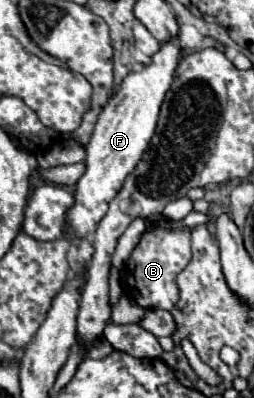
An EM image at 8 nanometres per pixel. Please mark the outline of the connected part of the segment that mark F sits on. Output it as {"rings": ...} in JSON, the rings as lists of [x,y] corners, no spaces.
{"rings":[[[172,39],[160,47],[160,51],[152,57],[150,65],[132,71],[122,81],[118,93],[114,93],[114,97],[106,103],[106,107],[98,115],[92,139],[86,145],[86,173],[80,177],[76,185],[74,193],[76,203],[66,217],[66,229],[72,229],[74,237],[86,237],[96,229],[98,221],[108,211],[108,203],[122,189],[126,175],[132,173],[136,163],[142,159],[142,153],[150,145],[150,139],[156,131],[158,111],[166,91],[172,85],[178,61],[180,61],[178,39]]]}

